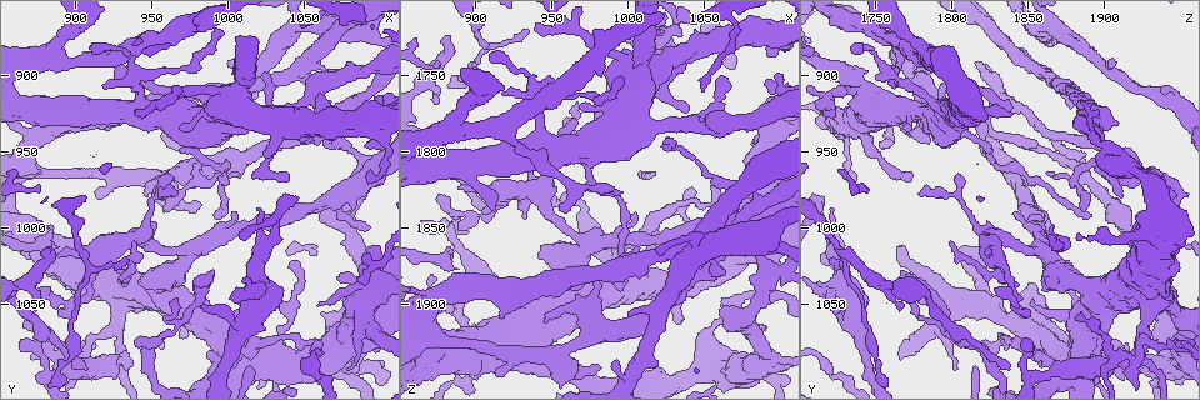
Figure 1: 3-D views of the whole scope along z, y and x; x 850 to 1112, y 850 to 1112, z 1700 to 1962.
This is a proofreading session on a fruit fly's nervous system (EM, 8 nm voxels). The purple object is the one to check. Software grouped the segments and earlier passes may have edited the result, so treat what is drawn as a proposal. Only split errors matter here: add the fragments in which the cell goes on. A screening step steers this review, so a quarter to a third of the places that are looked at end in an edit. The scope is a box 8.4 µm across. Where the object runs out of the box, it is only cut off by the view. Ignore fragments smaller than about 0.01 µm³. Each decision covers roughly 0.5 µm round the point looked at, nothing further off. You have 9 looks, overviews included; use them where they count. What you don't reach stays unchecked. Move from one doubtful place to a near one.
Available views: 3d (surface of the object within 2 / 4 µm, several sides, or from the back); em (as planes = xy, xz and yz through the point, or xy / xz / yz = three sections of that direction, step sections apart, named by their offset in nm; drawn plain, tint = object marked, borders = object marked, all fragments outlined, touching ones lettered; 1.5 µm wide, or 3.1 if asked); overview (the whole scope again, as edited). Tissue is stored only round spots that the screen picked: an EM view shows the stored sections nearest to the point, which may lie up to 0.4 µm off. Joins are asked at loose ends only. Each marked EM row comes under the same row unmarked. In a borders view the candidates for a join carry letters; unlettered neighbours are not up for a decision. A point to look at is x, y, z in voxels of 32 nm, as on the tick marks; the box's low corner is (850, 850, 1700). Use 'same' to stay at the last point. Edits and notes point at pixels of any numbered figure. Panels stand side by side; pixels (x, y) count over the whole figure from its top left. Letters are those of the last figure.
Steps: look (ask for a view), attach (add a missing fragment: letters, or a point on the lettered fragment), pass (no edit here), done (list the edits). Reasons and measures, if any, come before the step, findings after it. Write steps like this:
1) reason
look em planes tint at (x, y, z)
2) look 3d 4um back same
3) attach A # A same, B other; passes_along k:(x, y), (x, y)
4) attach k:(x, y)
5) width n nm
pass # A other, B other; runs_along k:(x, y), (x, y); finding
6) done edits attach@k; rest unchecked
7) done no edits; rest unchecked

look 3d 2um at (936, 1020, 1720)

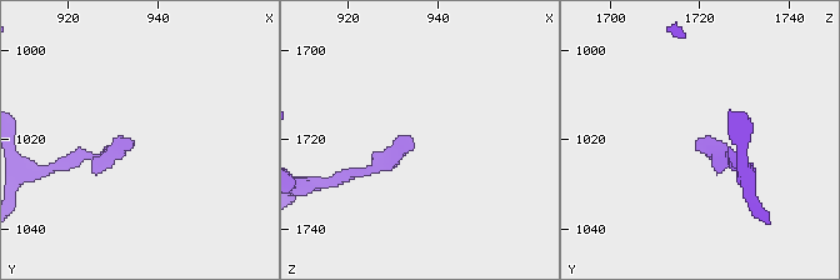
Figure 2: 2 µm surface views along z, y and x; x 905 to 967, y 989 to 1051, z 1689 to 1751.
shape alone is not enough
look em planes borders at (934, 1020, 1722)

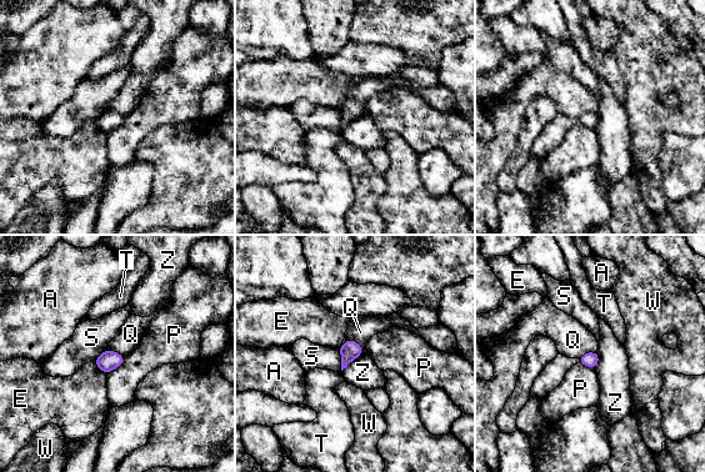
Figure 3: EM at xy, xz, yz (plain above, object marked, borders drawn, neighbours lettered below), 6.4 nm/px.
width 90 nm
pass # A other, E other, P other, Q other, S other, T other, W other, Z other; border 3:(341, 345), (354, 340), (363, 354); no lettered fragment goes on from it

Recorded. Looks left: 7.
branch stops here
look em xy step 8 borders at (1040, 966, 1772)

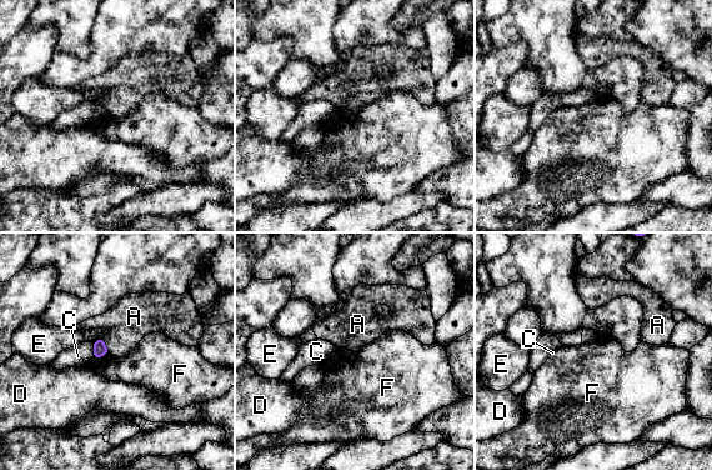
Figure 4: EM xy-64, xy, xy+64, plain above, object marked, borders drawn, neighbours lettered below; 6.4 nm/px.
pass # A other, C other, D other, E other, F other; border 4:(96, 338), (104, 341), (109, 354); none of them fits

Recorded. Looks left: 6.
branch stops here
look em planes borders at (1094, 962, 1734)

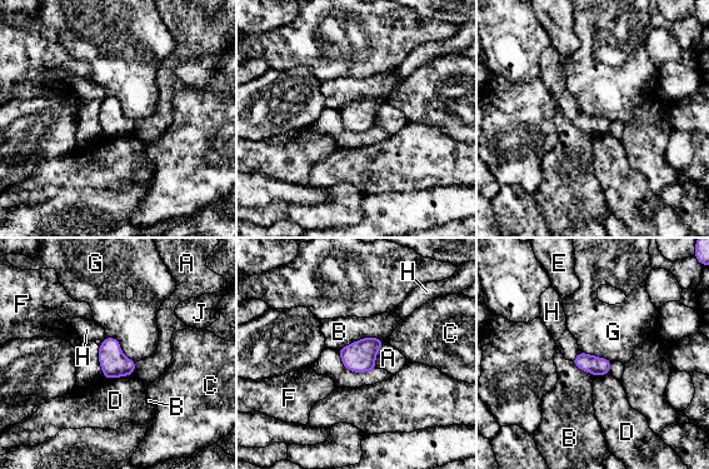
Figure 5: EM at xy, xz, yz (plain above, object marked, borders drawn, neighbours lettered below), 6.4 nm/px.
pass # A other, B other, C other, D other, E other, F other, G other, H other, J other; border 5:(106, 337), (135, 362); no lettered fragment goes on from it

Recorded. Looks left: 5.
done no edits; rest unchecked

